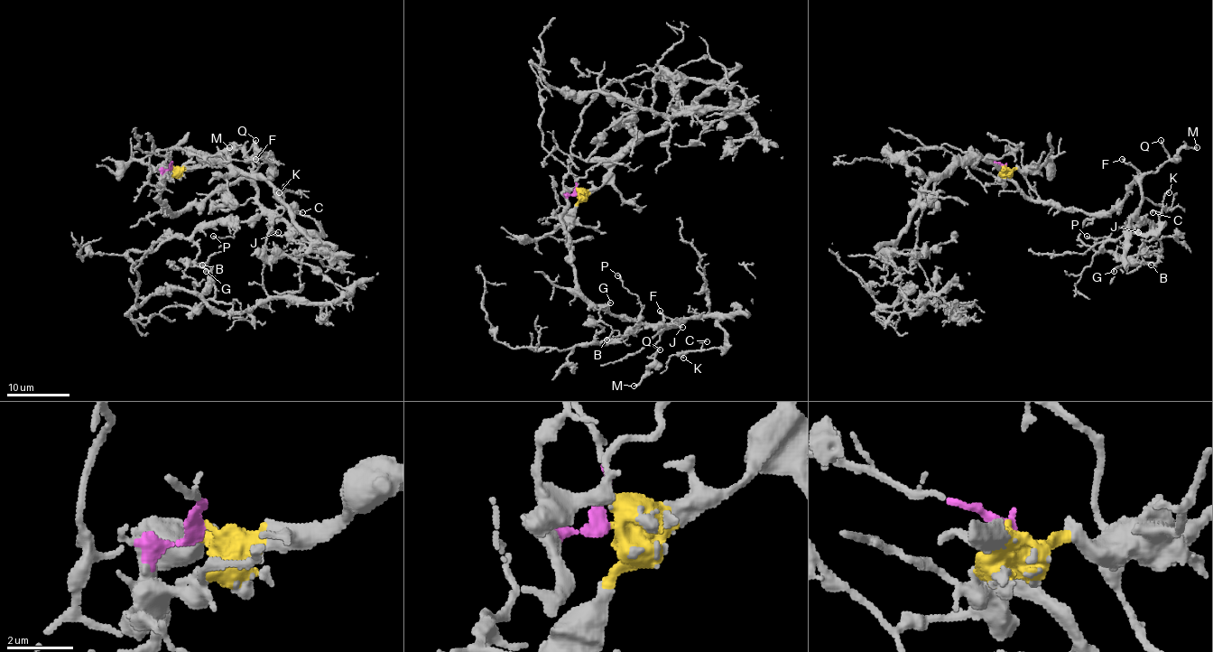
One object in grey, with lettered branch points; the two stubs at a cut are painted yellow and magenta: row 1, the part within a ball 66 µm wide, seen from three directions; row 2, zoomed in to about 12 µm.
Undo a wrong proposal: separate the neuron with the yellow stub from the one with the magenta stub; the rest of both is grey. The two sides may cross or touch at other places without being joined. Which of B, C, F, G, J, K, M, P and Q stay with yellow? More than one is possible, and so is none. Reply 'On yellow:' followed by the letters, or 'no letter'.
On yellow: no letter

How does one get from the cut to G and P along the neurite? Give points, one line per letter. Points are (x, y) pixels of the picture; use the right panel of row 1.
G: (1005, 166), (1030, 198), (1089, 213), (1116, 206), (1135, 179), (1138, 221), (1152, 237), (1114, 272)
P: (1005, 166), (1030, 198), (1089, 213), (1116, 206), (1135, 179), (1142, 191), (1138, 221), (1108, 236), (1087, 236)

